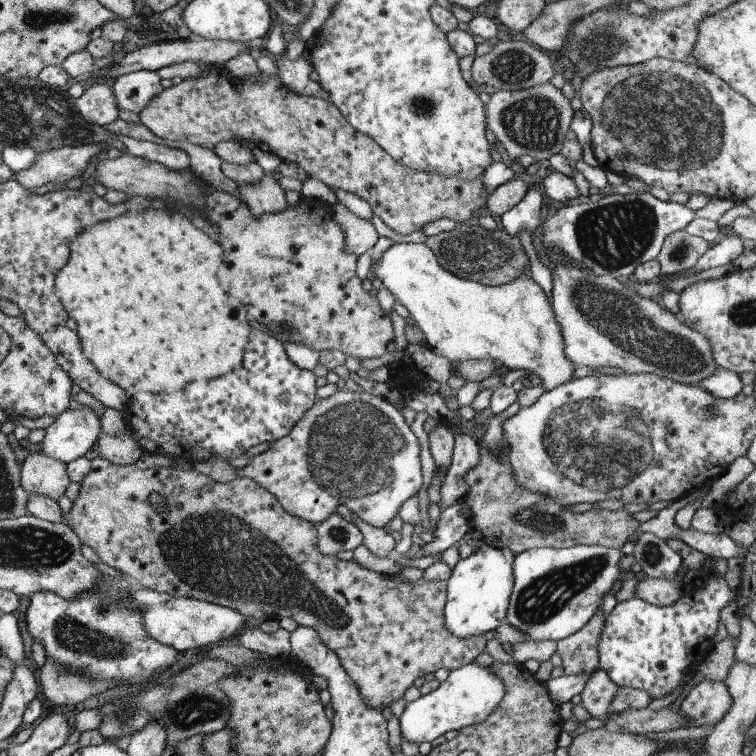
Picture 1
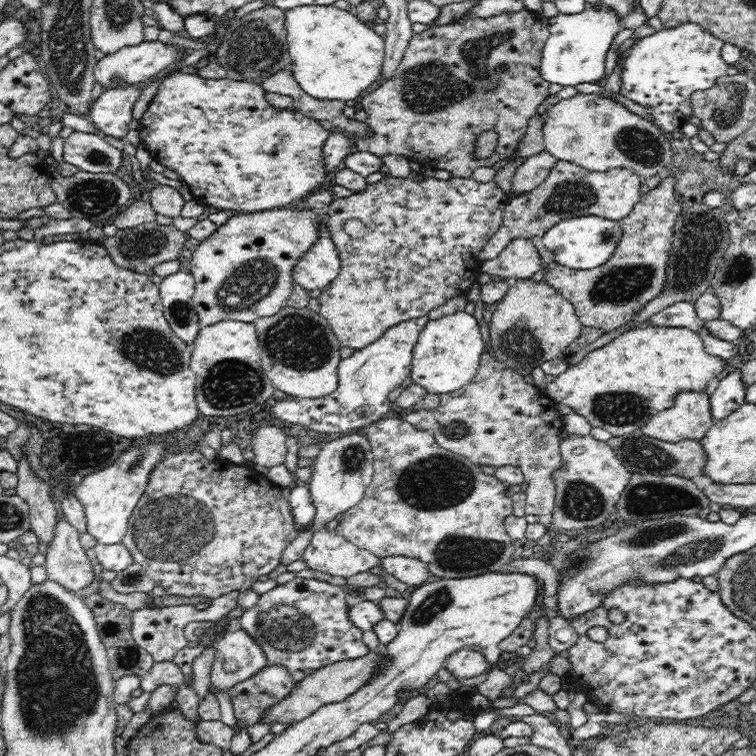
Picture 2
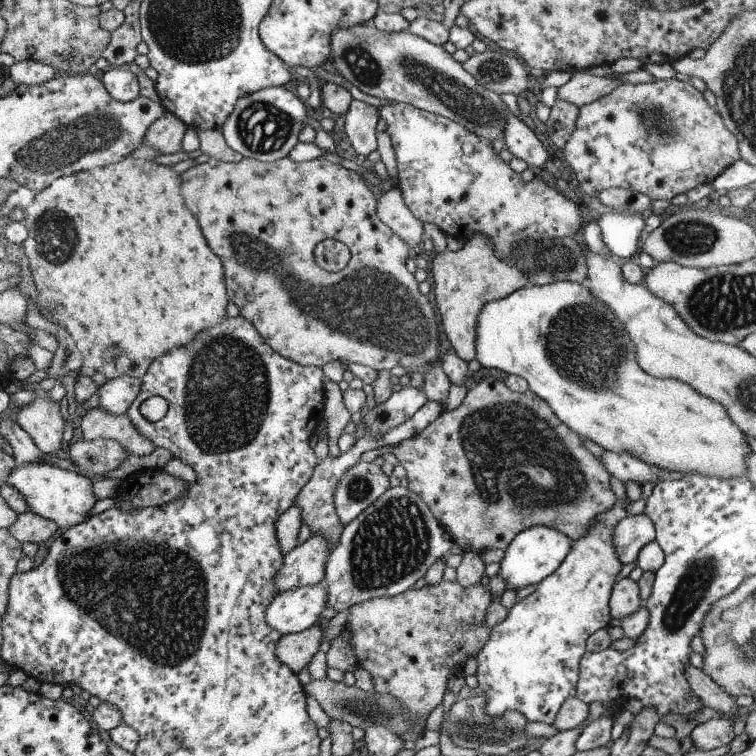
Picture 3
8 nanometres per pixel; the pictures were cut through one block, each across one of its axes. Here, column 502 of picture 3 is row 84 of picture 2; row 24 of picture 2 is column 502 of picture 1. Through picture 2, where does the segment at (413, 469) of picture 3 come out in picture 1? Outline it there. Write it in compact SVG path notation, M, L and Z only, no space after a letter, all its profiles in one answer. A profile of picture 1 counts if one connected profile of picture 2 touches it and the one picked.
M503 438L503 444L496 449L494 453L489 452L487 448L478 446L478 461L475 466L469 467L463 475L462 481L466 486L466 496L463 502L466 502L469 509L469 526L471 530L477 530L480 534L480 542L487 546L508 548L514 555L527 549L539 547L551 547L561 549L562 547L572 547L579 545L603 545L607 548L627 548L629 542L628 536L635 532L639 524L631 517L630 513L623 509L609 511L603 508L590 509L579 514L573 513L569 505L558 503L553 497L547 495L538 495L527 491L525 487L518 487L510 462L508 461L508 444Z

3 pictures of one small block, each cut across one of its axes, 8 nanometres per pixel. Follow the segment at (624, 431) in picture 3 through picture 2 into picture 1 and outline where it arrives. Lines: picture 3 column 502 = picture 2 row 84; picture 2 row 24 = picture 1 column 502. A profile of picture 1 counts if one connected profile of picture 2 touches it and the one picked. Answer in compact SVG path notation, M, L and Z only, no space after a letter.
M394 243L376 264L370 266L369 272L375 273L375 277L381 280L394 299L407 309L414 324L423 333L429 349L437 356L458 363L471 359L491 361L499 367L505 366L509 371L527 370L539 378L544 392L573 379L575 368L564 355L560 326L554 319L547 296L531 279L529 266L527 275L504 285L488 287L472 280L457 278L443 270L425 243Z

